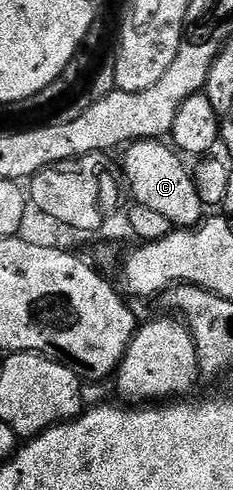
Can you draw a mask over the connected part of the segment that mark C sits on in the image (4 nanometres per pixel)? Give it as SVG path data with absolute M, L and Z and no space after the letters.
M139 140L127 147L122 168L137 203L149 206L170 220L175 229L192 228L202 223L204 205L197 194L191 169L182 165L183 157L162 140Z

